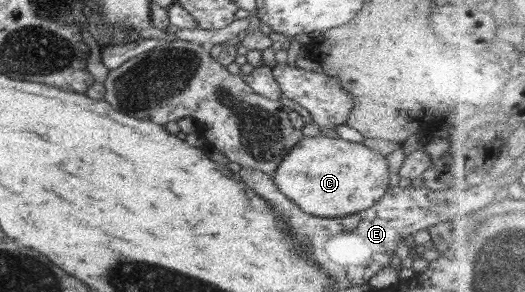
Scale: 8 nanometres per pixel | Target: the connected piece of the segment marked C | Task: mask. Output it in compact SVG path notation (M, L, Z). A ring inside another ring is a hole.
M303 137L271 177L300 209L318 217L342 217L372 207L387 191L390 171L386 156L361 143L332 137Z

